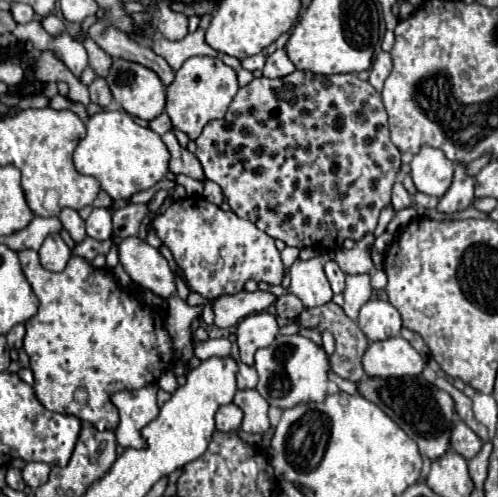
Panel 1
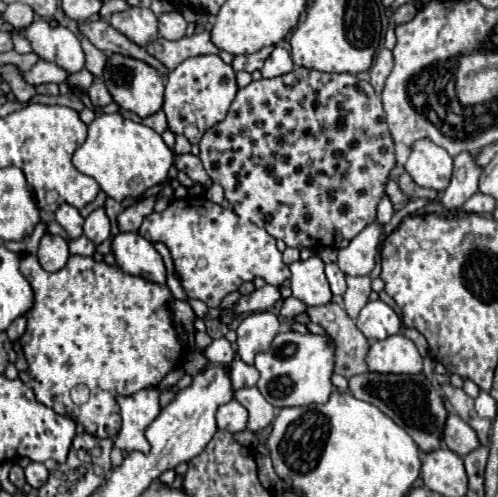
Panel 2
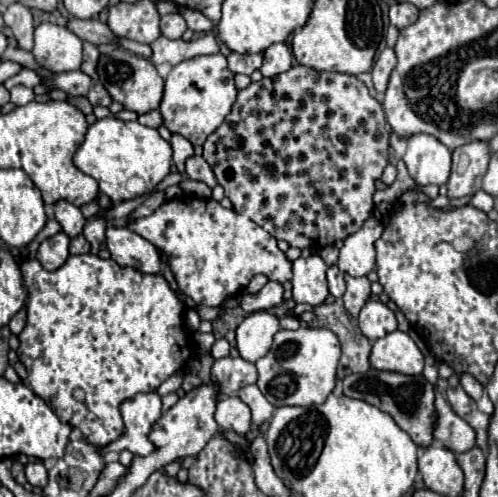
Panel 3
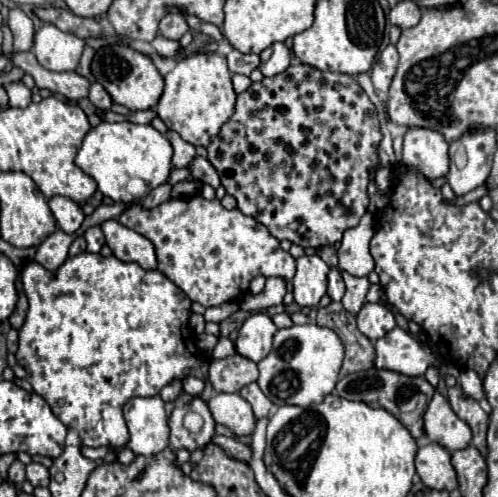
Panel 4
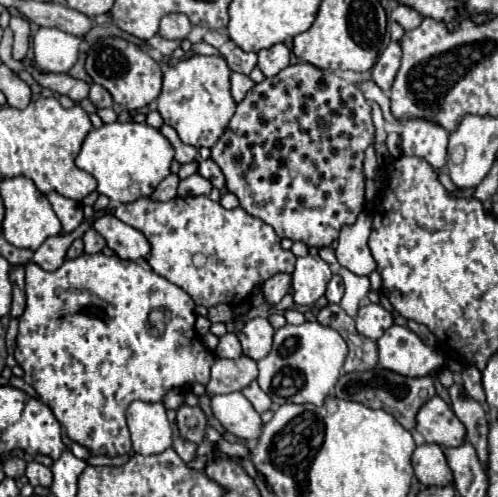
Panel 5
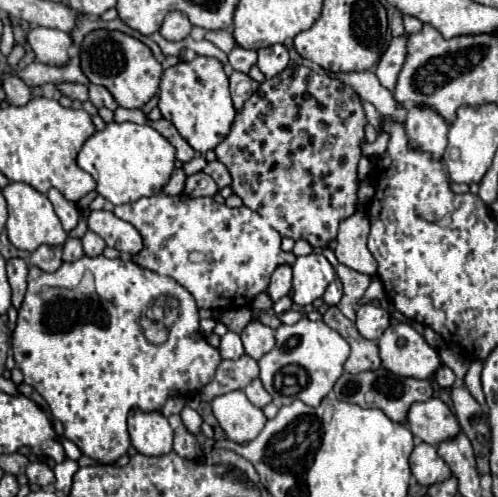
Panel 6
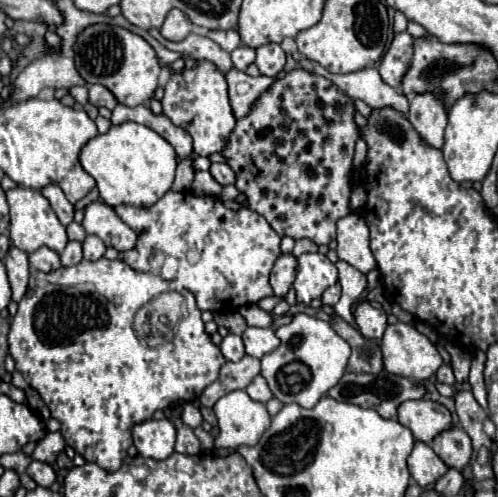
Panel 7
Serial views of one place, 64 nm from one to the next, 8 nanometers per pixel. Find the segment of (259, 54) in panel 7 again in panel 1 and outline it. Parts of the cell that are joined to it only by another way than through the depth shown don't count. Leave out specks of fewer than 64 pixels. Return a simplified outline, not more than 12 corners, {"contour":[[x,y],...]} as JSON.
{"contour":[[276,50],[266,58],[264,76],[282,78],[296,68],[286,50]]}

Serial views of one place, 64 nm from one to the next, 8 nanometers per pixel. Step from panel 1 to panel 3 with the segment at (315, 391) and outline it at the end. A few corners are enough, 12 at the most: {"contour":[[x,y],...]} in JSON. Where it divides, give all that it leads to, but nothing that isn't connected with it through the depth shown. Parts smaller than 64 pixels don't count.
{"contour":[[326,328],[280,330],[256,362],[272,406],[322,404],[340,344]]}

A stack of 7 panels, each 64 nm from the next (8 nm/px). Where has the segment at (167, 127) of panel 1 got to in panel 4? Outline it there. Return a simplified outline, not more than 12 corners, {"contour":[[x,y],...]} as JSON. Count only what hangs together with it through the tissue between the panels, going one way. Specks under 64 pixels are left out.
{"contour":[[154,110],[130,112],[126,118],[136,124],[150,124]]}

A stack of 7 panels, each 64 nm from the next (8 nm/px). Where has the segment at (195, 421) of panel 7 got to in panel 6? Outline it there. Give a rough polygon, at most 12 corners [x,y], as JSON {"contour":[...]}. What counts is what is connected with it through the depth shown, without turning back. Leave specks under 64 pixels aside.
{"contour":[[184,406],[180,418],[190,434],[200,434],[202,416]]}

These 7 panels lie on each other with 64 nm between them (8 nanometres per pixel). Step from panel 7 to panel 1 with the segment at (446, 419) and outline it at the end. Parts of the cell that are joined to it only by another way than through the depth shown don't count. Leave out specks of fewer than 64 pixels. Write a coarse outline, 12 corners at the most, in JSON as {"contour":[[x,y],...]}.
{"contour":[[464,422],[454,424],[452,450],[472,460],[482,440]]}

